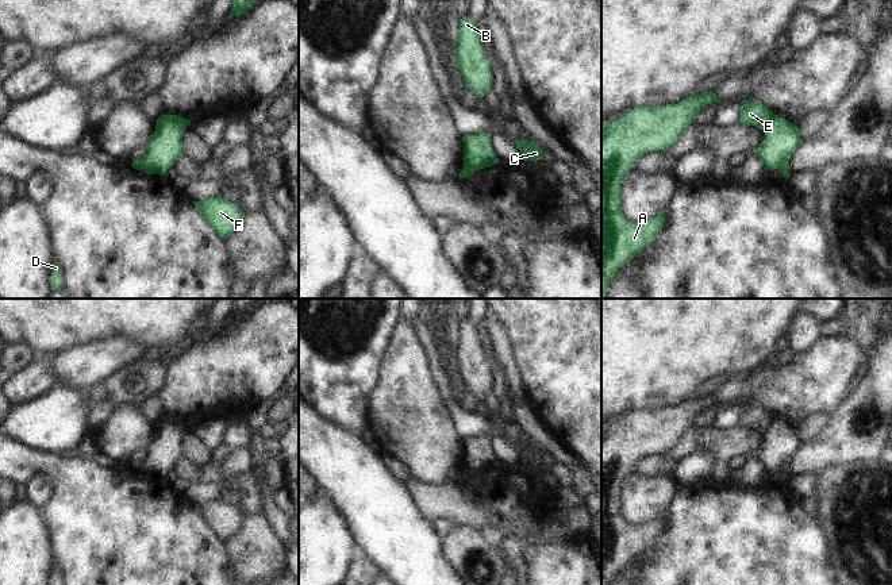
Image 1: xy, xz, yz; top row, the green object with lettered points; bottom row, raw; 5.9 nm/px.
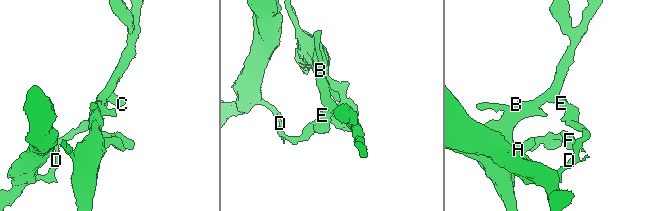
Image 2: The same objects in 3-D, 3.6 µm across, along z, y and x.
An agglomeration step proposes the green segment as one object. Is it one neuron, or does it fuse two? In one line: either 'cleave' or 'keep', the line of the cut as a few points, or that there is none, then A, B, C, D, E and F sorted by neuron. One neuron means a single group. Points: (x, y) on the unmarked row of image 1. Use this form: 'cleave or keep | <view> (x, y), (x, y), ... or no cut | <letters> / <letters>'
cleave | xy (168, 418), (185, 430) | A B C E F / D

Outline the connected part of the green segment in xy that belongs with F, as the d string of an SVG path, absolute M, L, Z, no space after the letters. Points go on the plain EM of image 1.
M220 499L192 505L222 542L227 542L245 520L245 515L239 512L237 505L226 504Z

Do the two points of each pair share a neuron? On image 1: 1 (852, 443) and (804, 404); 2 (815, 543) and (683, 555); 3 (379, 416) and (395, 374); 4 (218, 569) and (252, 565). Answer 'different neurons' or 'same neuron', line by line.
1: different neurons
2: same neuron
3: same neuron
4: different neurons

